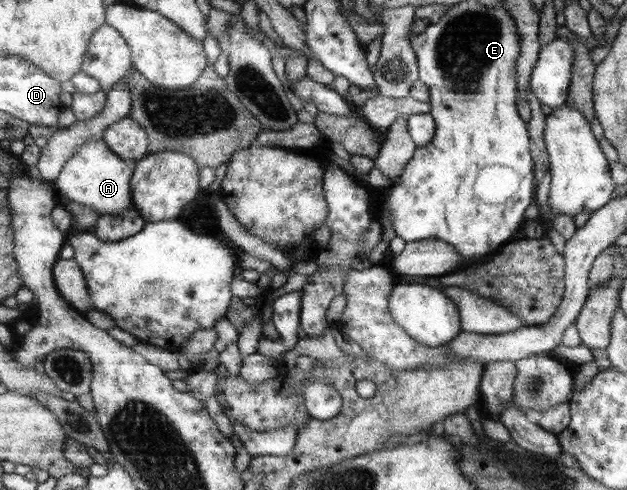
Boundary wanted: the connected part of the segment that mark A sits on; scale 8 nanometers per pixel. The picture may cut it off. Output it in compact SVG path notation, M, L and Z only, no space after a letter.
M103 139L85 141L75 154L68 159L60 176L52 184L58 191L59 199L71 199L80 205L92 208L100 216L108 213L122 213L133 207L131 177L134 166L118 157Z

